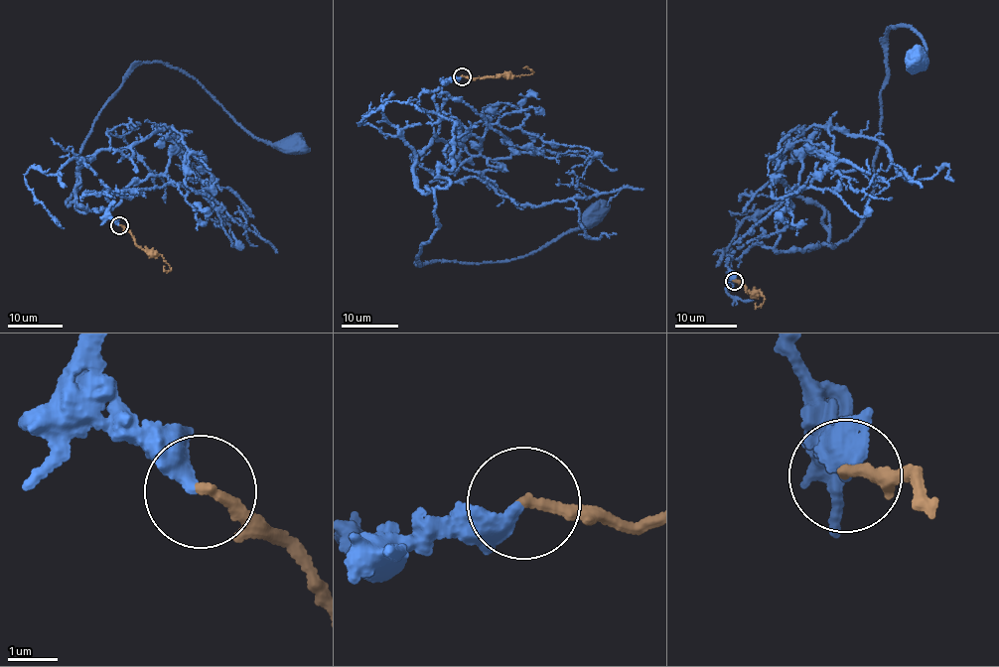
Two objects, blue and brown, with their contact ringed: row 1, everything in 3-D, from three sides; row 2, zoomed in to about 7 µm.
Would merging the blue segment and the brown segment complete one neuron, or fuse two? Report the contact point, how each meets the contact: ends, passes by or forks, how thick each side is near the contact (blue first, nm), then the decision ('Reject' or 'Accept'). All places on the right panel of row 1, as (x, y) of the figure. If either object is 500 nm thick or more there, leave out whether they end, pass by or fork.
Place: (734, 281). At the ring blue ends. At the ring brown ends. Thickness 360 nm (blue) against 220 nm. Accept

